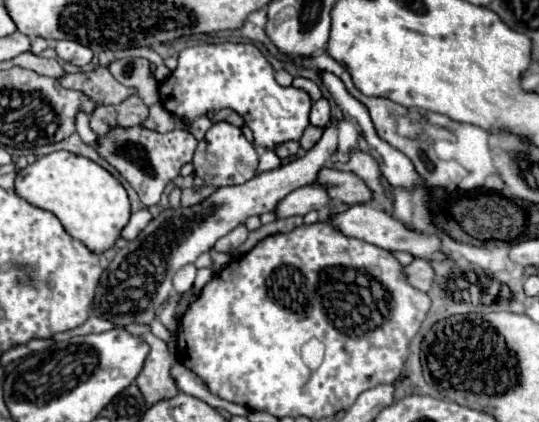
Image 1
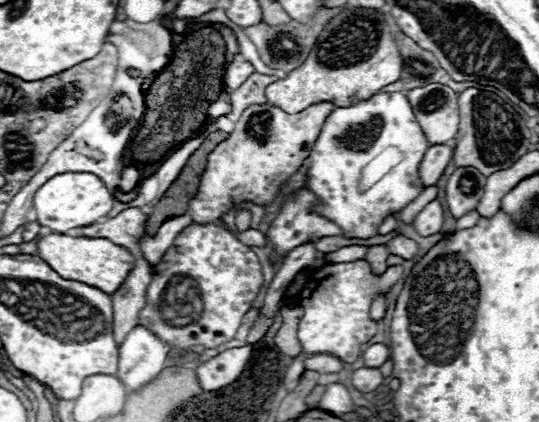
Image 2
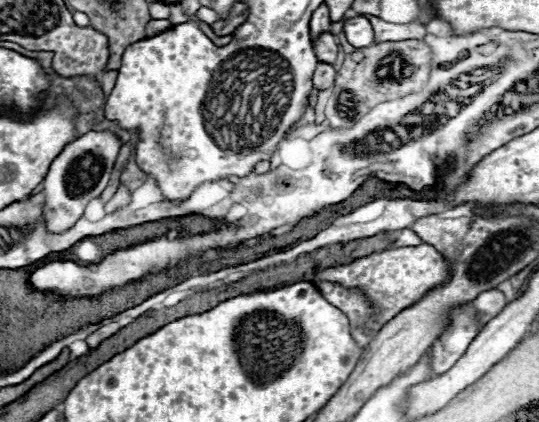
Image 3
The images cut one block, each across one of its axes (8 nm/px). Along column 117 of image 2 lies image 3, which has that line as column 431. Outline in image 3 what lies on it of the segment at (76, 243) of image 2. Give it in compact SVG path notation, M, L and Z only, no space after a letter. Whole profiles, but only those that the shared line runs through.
M418 244L406 248L388 248L380 254L358 258L344 266L326 268L316 274L316 280L336 280L340 284L348 284L348 288L364 288L364 296L368 296L368 300L380 308L380 316L366 324L366 330L376 332L384 322L392 320L398 312L418 302L432 288L450 282L450 264L434 246Z

